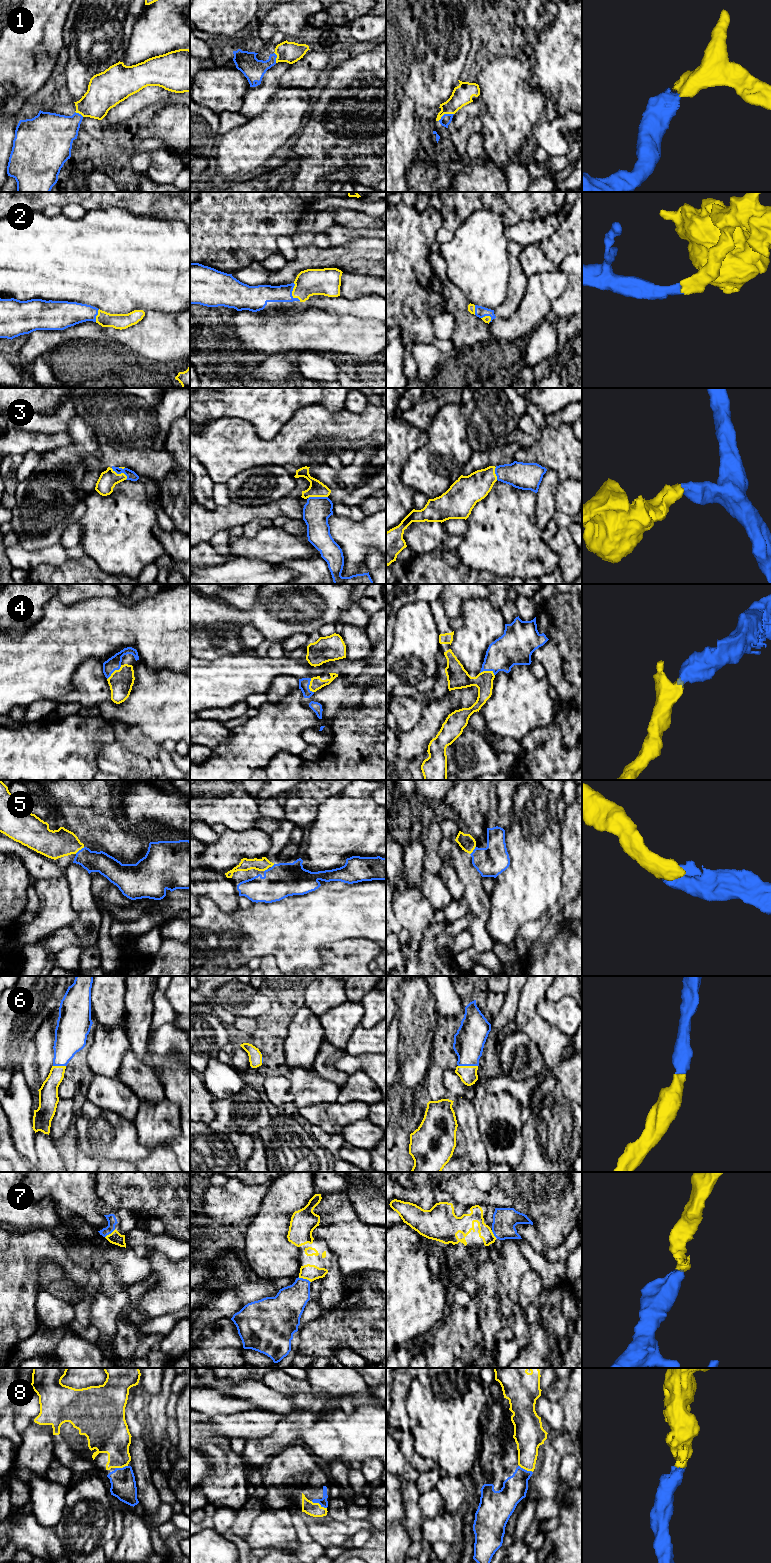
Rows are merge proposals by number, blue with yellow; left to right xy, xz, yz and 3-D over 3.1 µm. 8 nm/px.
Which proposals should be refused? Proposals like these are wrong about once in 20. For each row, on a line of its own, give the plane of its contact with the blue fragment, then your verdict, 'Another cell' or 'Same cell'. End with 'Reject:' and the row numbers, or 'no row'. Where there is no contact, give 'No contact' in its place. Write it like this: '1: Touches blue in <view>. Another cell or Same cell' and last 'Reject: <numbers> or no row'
1: Touches blue in yz. Same cell
2: Touches blue in xz. Same cell
3: Touches blue in xy. Same cell
4: Touches blue in xy. Same cell
5: Touches blue in xy. Same cell
6: Touches blue in yz. Same cell
7: Touches blue in xz. Same cell
8: Touches blue in xz. Same cell
Reject: no row

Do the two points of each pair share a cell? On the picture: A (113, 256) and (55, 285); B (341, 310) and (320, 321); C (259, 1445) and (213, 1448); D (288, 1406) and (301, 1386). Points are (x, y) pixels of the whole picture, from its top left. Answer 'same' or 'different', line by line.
A: same
B: different
C: different
D: different

